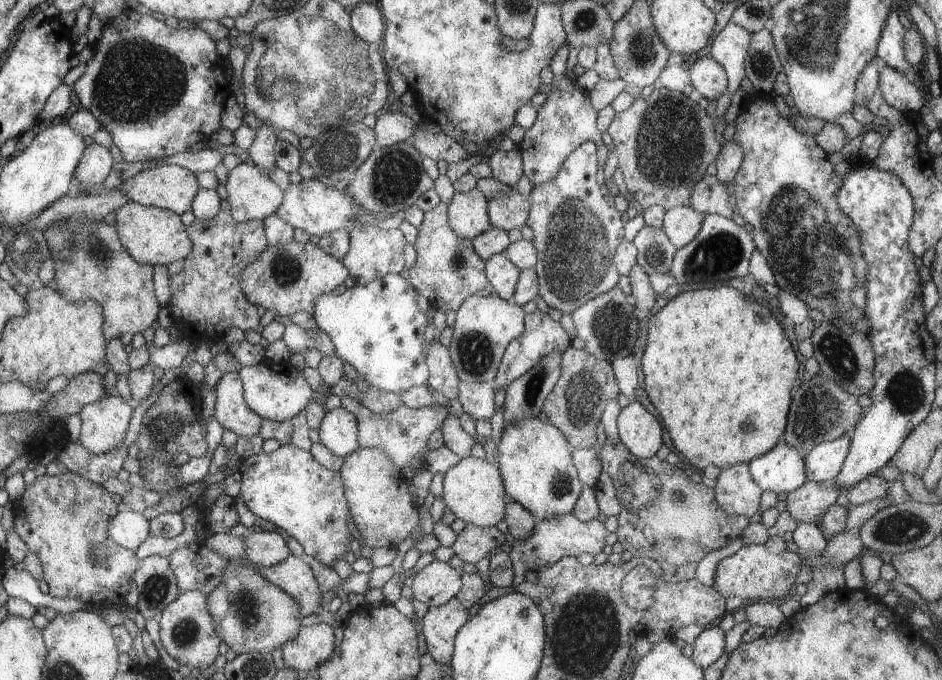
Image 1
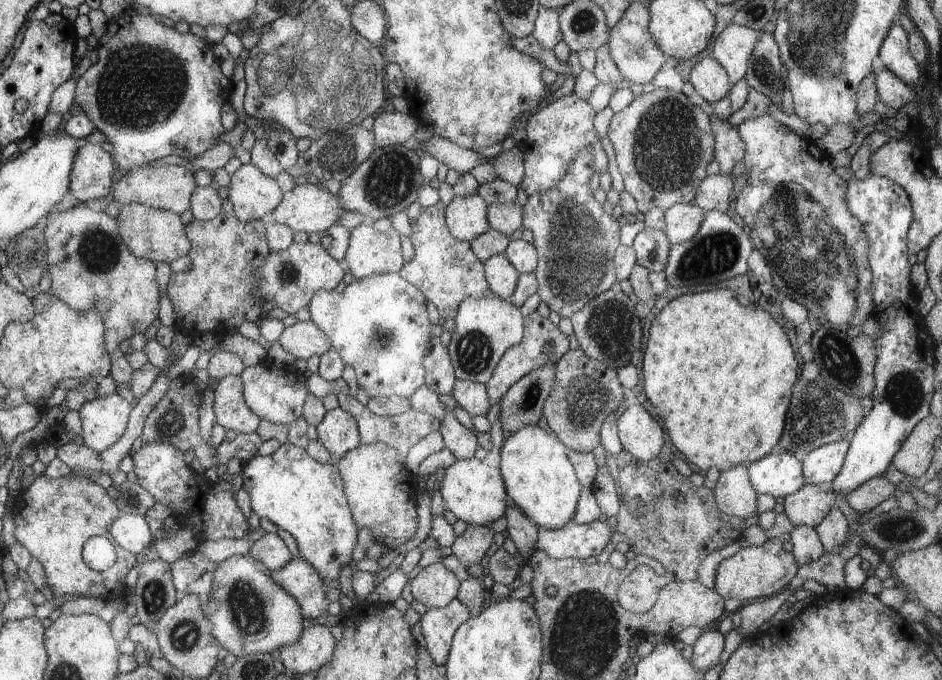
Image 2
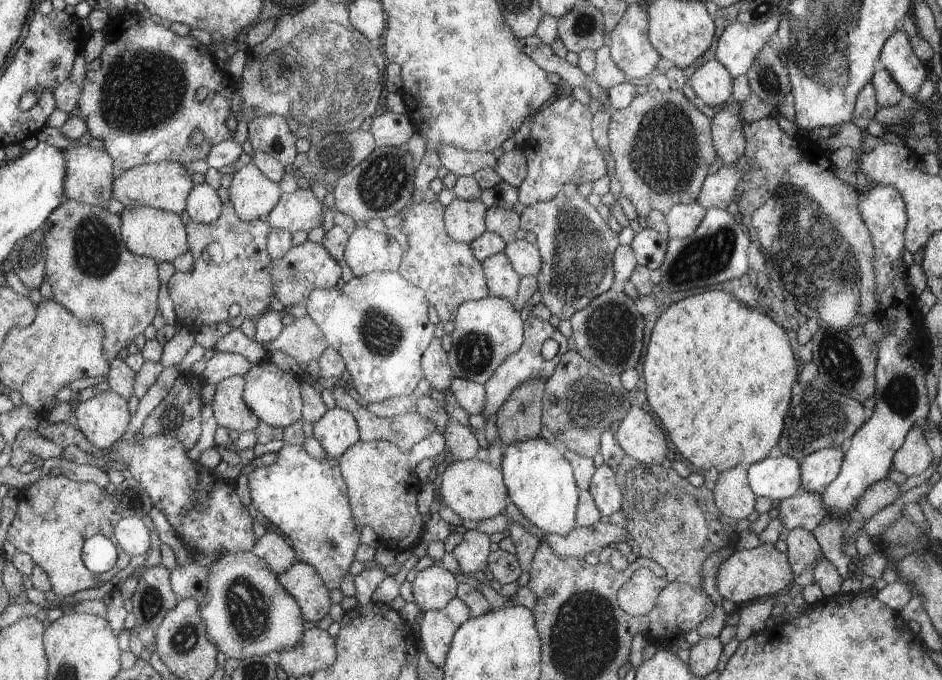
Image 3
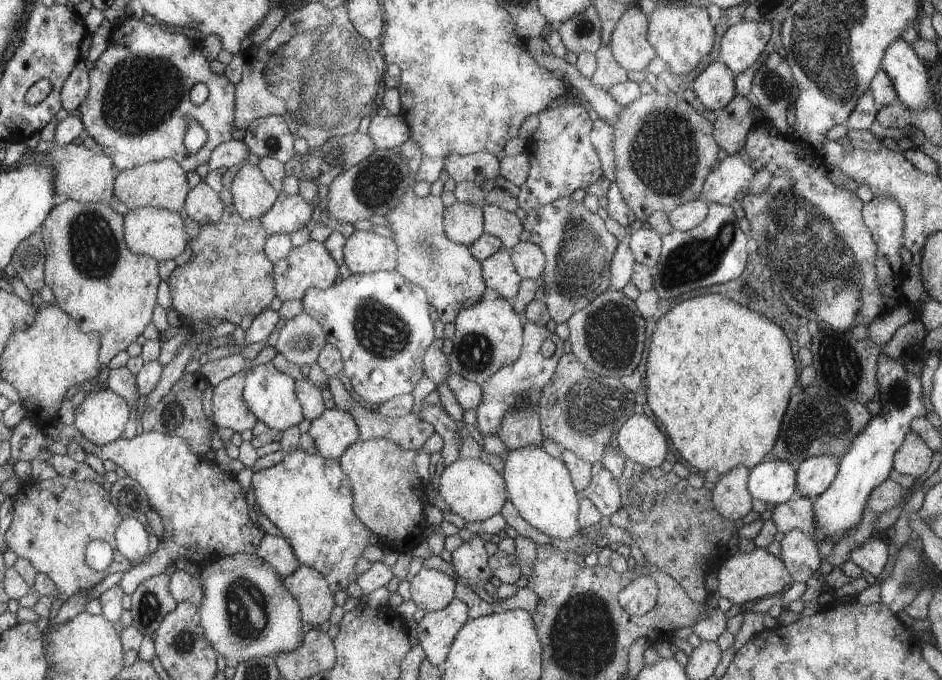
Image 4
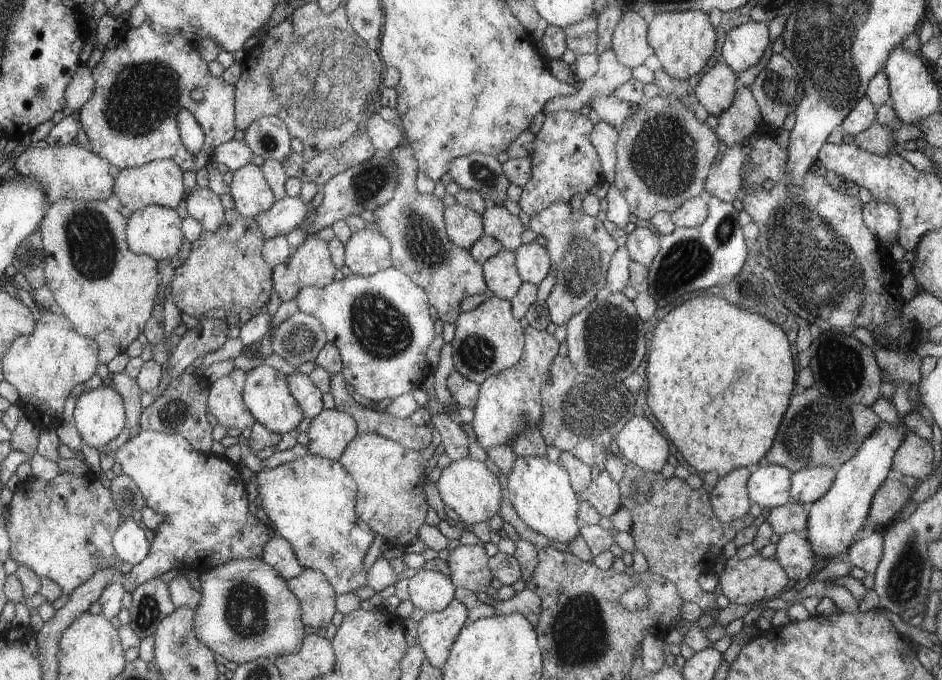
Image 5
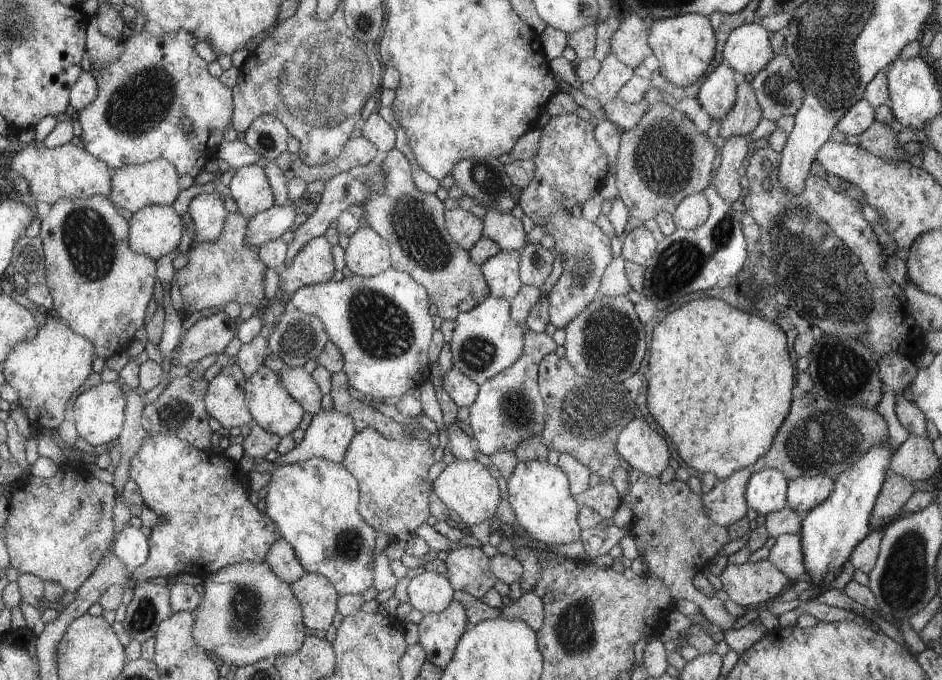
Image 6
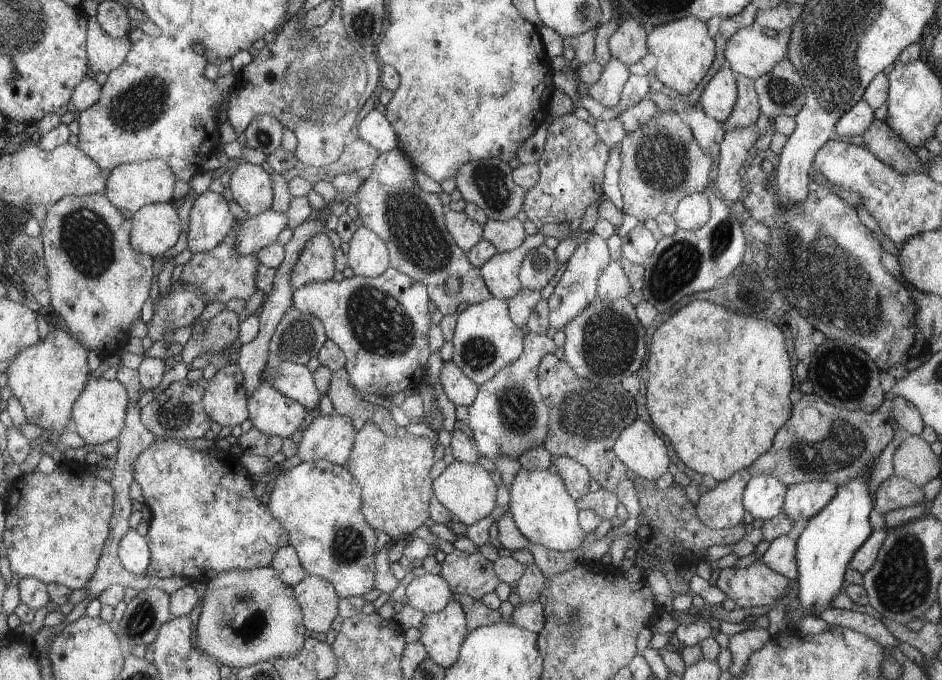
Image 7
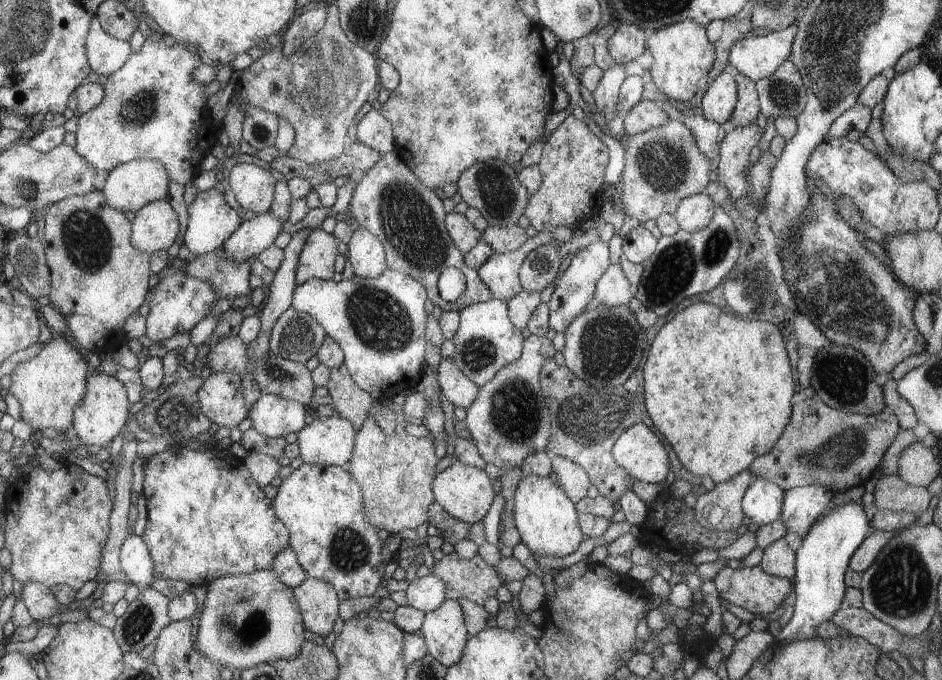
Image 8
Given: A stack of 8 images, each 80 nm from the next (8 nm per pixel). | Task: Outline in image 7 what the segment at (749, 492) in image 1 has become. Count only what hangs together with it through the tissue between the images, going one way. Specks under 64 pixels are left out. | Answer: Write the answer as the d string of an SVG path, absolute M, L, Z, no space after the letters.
M748 469L735 472L728 480L719 481L713 490L701 494L695 504L700 522L712 530L724 531L743 522L743 494L753 476Z

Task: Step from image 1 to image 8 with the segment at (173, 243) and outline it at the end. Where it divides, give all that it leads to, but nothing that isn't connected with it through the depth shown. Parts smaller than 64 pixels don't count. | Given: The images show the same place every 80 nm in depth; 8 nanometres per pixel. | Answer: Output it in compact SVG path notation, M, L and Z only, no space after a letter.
M166 199L145 204L135 212L132 244L140 251L167 250L178 236L178 216Z

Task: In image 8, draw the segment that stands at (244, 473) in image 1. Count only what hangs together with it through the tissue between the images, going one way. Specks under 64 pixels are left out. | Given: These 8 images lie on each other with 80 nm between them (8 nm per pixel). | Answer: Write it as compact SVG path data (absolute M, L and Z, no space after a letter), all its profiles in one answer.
M303 463L297 469L285 471L283 481L271 503L276 509L276 516L290 530L290 547L308 577L328 581L339 591L340 600L372 598L384 576L384 544L378 538L376 526L366 516L362 486L346 467Z

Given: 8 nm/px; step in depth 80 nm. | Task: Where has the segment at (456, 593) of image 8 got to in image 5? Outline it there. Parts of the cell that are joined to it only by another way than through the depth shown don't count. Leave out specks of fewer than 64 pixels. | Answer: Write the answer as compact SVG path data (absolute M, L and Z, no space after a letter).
M483 544L459 545L449 551L446 558L451 581L456 589L466 589L476 594L486 592L493 575L487 568L489 556Z

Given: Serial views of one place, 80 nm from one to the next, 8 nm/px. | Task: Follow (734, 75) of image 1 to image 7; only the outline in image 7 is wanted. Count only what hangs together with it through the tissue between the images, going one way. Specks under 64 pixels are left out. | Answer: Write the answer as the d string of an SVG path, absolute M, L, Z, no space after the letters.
M756 26L742 27L725 46L726 65L752 80L768 74L787 57L790 32L770 37Z

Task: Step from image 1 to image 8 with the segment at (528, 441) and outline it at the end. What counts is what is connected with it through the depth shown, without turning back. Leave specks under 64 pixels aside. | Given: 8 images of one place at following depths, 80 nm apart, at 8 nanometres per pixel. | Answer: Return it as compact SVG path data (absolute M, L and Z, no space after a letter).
M525 476L514 495L513 519L521 542L532 553L546 556L566 556L578 549L584 533L578 526L578 508L574 508L572 499L564 494L562 487L552 484L548 477Z

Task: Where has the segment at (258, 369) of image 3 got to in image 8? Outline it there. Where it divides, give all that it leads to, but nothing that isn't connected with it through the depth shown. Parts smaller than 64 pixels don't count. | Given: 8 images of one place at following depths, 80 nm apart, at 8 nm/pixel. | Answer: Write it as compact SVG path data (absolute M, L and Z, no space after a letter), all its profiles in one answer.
M270 393L263 395L251 408L251 428L267 437L285 437L306 426L306 408L298 401L286 400Z

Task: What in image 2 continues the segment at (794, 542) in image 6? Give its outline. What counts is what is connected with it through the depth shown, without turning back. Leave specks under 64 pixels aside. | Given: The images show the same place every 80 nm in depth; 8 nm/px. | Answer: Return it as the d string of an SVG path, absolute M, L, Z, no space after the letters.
M802 524L795 528L790 538L790 543L794 546L791 554L796 558L798 567L815 562L825 554L824 546L815 528Z

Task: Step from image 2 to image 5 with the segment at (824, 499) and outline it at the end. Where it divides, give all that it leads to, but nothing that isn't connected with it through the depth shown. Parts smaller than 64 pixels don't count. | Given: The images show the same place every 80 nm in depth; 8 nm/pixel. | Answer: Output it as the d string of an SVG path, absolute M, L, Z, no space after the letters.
M796 502L770 509L767 521L773 532L778 535L786 533L804 534L807 528L808 507Z

